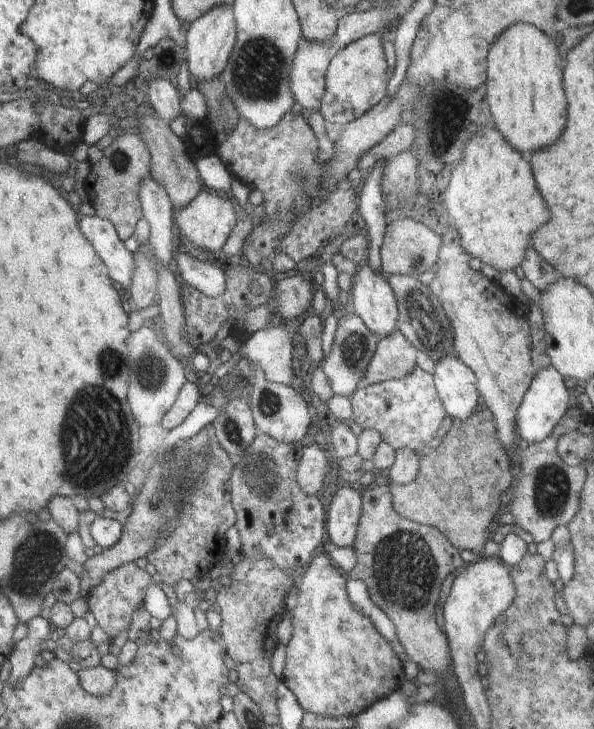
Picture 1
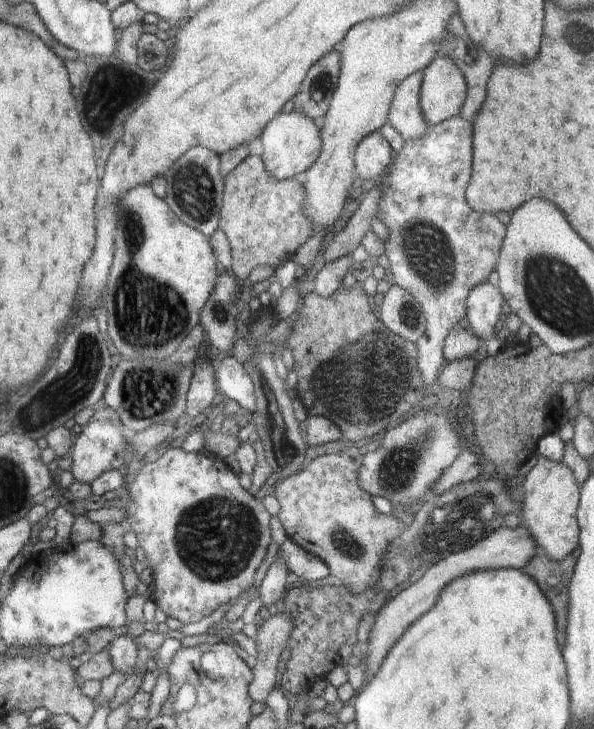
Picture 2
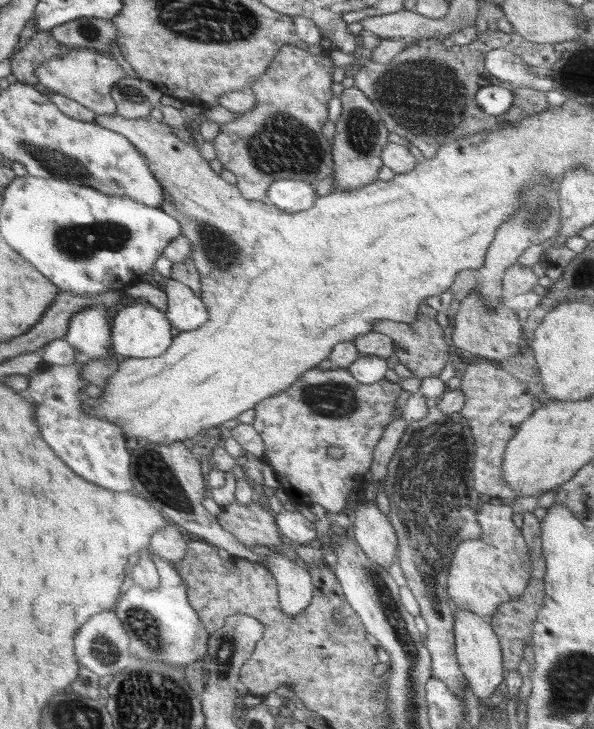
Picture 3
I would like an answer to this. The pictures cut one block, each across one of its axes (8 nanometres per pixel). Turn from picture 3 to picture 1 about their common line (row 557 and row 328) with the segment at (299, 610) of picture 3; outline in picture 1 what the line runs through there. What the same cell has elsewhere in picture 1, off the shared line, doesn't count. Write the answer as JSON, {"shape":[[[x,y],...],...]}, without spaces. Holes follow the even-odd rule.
{"shape":[[[277,321],[270,327],[260,329],[237,345],[238,357],[246,357],[262,366],[268,382],[290,385],[296,375],[291,367],[292,347],[295,339],[284,321]]]}

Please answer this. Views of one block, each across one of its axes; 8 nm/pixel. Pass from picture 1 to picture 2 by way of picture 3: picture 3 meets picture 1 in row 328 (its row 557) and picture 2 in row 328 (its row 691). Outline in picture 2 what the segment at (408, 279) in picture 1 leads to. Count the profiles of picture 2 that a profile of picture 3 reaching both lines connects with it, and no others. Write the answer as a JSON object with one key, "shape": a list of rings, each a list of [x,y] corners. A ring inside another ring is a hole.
{"shape":[[[460,325],[452,327],[444,340],[443,354],[446,362],[479,356],[482,340]]]}

